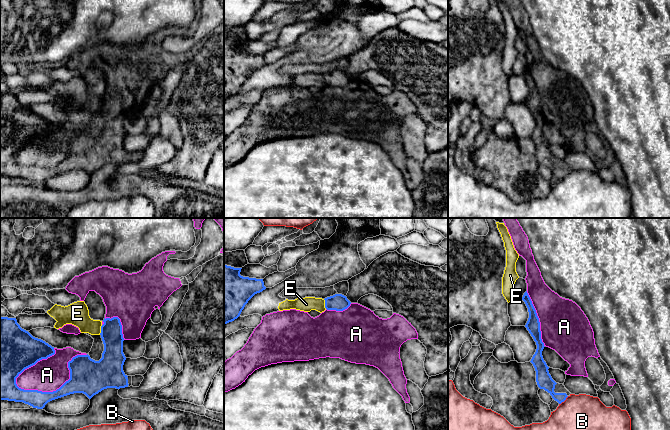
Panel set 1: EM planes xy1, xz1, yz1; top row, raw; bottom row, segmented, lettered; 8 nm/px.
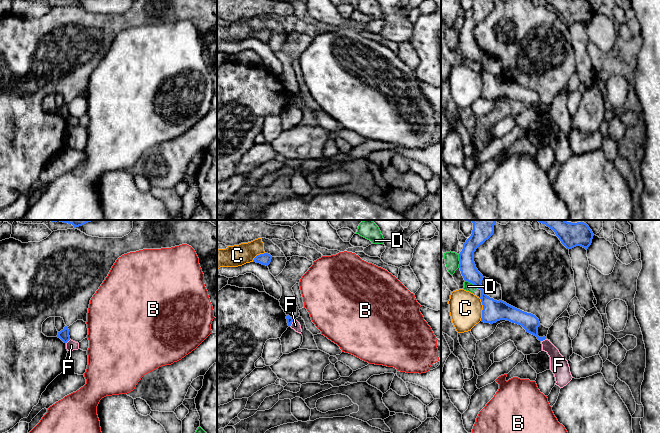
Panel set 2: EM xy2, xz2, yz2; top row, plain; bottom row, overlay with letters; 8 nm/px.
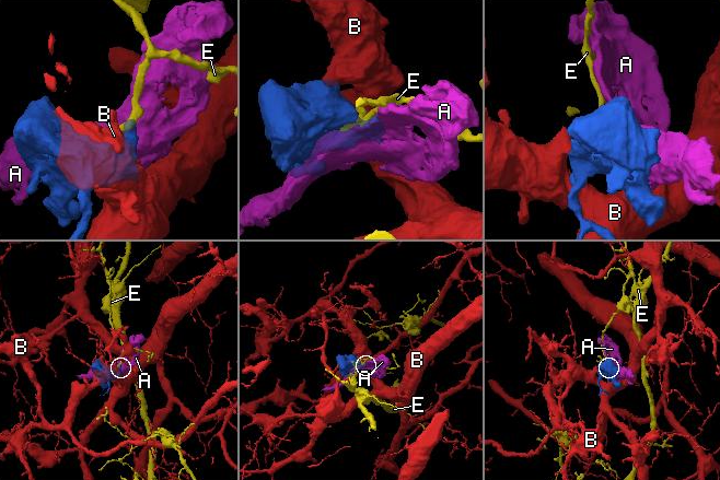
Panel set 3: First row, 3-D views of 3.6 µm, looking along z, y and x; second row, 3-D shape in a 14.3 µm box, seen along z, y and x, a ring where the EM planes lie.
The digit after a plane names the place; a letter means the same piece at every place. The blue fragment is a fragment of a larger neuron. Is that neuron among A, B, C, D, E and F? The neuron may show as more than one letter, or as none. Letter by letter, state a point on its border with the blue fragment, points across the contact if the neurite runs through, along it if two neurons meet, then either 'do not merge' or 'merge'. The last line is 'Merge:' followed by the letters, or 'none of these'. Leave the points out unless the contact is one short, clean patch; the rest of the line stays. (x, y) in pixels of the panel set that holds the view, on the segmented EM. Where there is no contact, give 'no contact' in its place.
A: xy1 (60, 387) | do not merge
B: yz1 (563, 401) | do not merge
C: yz2 (483, 309) | do not merge
D: yz2 (459, 260) | do not merge
E: xy1 (101, 330) | do not merge
F: yz2 (543, 339) | along yz2 (545, 338), (541, 341) | do not merge
Merge: none of these

